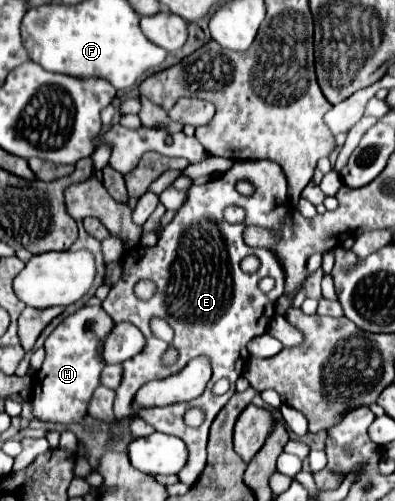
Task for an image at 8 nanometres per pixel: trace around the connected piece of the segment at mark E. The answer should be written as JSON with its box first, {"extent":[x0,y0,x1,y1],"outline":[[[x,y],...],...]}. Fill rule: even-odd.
{"extent":[103,161,289,485],"outline":[[[235,161],[233,167],[223,173],[217,179],[211,179],[209,183],[201,187],[189,189],[189,199],[185,205],[177,211],[175,219],[159,233],[159,241],[155,247],[133,247],[123,255],[123,279],[109,291],[107,299],[103,301],[103,309],[113,317],[115,323],[129,321],[135,327],[141,329],[145,335],[145,347],[139,355],[123,363],[123,381],[117,389],[115,397],[115,417],[123,419],[131,413],[131,401],[141,385],[145,385],[151,379],[165,379],[169,375],[179,373],[191,359],[195,357],[209,357],[213,367],[213,377],[207,383],[207,389],[203,395],[199,395],[193,401],[187,403],[173,403],[167,407],[151,407],[143,409],[139,415],[153,425],[161,433],[177,435],[185,441],[189,449],[189,461],[179,471],[179,479],[187,485],[193,485],[201,471],[205,469],[207,461],[207,437],[209,427],[219,413],[219,409],[229,401],[229,397],[235,393],[235,381],[243,375],[243,369],[247,365],[249,353],[247,343],[263,335],[269,327],[269,321],[275,315],[275,303],[285,291],[285,269],[281,267],[279,257],[271,249],[253,249],[245,245],[243,241],[243,229],[249,225],[273,229],[279,231],[283,225],[285,215],[289,213],[289,195],[287,195],[287,181],[283,175],[283,169],[273,161]],[[239,181],[249,181],[253,185],[251,197],[241,195],[235,185]],[[227,205],[237,205],[247,211],[243,225],[231,225],[223,219],[223,209]],[[247,255],[257,255],[261,259],[261,267],[257,273],[247,275],[241,271],[239,263]],[[261,277],[273,277],[275,289],[271,293],[259,291],[259,279]],[[139,279],[153,279],[157,283],[157,293],[149,301],[139,301],[133,295],[133,287]],[[153,315],[159,315],[167,319],[175,331],[175,337],[171,345],[179,351],[179,361],[173,367],[161,365],[161,355],[169,347],[167,343],[161,343],[157,337],[153,337],[149,329],[149,319]],[[219,379],[229,379],[231,389],[225,395],[211,395],[211,387]],[[189,407],[203,407],[205,409],[205,421],[201,427],[187,427],[183,423],[183,413]]]}

